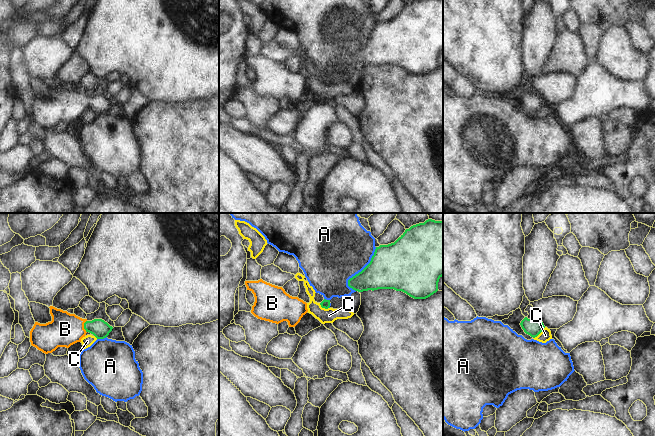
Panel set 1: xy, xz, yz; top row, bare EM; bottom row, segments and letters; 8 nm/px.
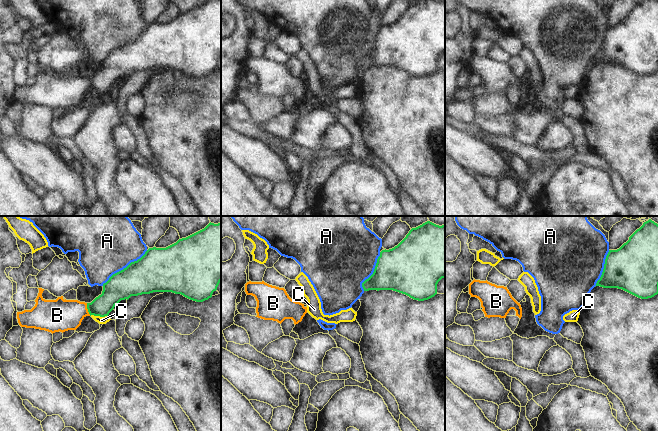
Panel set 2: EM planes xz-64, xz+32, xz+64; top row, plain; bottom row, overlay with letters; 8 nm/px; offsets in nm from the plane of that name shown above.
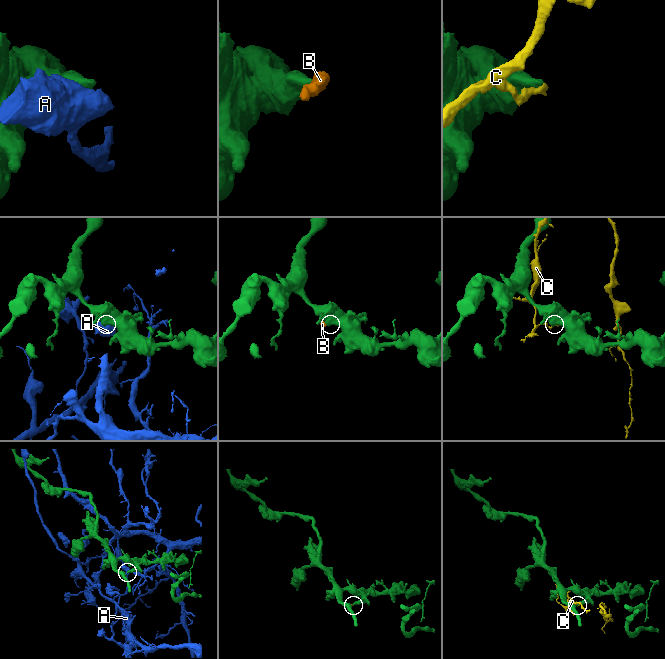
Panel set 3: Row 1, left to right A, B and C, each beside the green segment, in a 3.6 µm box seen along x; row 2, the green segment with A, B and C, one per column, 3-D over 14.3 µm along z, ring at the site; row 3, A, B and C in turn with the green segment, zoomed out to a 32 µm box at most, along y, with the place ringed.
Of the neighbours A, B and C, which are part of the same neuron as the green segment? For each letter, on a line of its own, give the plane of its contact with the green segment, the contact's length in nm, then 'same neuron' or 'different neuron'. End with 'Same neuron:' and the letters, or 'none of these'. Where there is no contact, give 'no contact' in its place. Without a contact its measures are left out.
A: xz | 400 nm | different neuron
B: xy | 100 nm | same neuron
C: yz | 140 nm | different neuron
Same neuron: B

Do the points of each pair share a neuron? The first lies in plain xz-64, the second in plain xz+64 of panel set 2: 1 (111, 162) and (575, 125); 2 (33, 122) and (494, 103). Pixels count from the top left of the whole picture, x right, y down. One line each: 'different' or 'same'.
1: different
2: same

